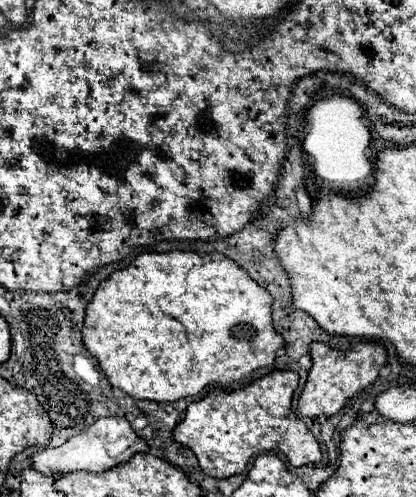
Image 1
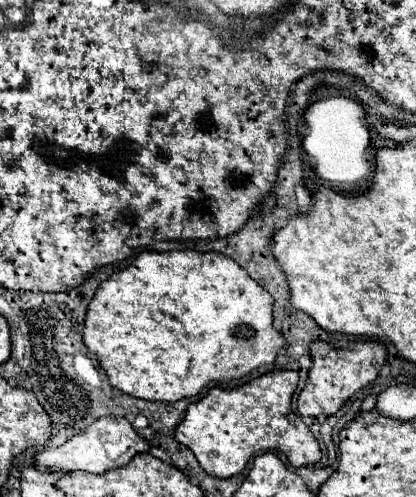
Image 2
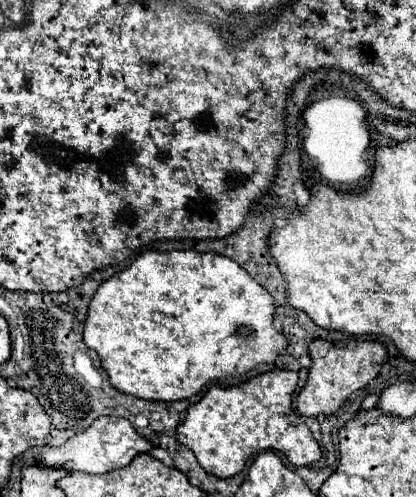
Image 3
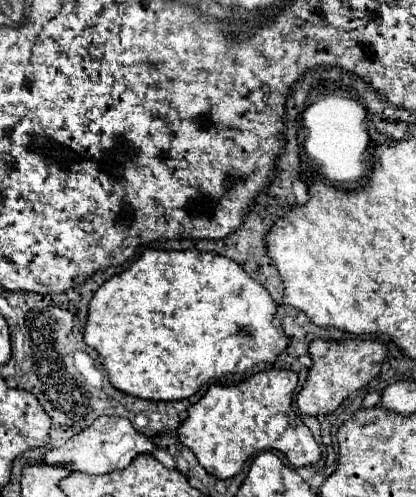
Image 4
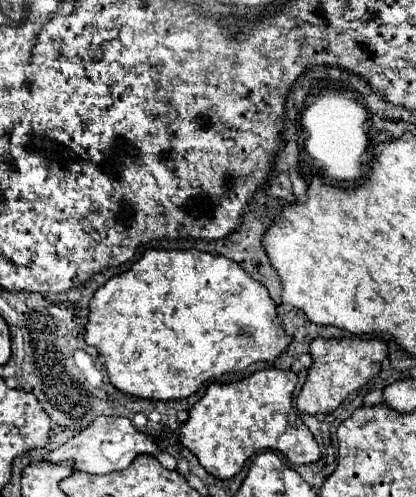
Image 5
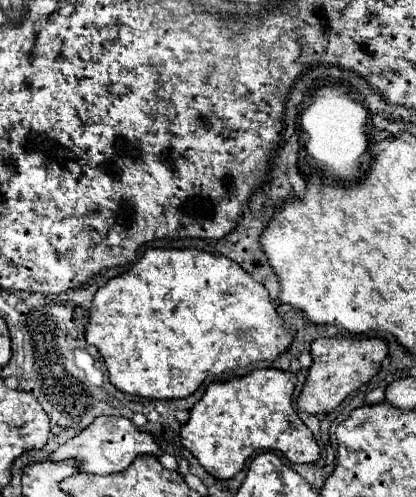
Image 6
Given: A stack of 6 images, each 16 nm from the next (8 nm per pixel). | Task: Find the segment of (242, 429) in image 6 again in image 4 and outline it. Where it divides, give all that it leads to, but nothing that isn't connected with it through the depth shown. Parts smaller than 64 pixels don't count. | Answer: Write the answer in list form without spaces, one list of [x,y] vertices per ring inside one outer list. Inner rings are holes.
[[[272,368],[272,370],[258,372],[238,384],[230,384],[230,386],[212,384],[206,390],[206,394],[194,406],[190,406],[188,418],[182,422],[182,426],[178,430],[178,438],[186,448],[190,448],[194,452],[200,466],[204,466],[204,470],[208,474],[212,474],[220,480],[236,476],[244,468],[244,462],[252,454],[258,454],[262,450],[282,452],[290,460],[292,466],[314,464],[320,460],[320,446],[314,440],[308,426],[302,422],[302,418],[292,408],[292,392],[296,388],[296,382],[298,382],[298,376],[294,372]]]

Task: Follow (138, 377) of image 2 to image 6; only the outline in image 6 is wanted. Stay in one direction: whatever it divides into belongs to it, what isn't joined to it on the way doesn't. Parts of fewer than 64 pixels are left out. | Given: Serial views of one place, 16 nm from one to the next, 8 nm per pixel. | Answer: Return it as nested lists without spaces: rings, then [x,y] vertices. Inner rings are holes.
[[[150,248],[132,270],[108,280],[94,296],[86,342],[96,346],[104,358],[110,382],[144,398],[176,400],[198,390],[206,378],[222,378],[248,362],[276,360],[294,340],[274,310],[268,290],[252,280],[236,262],[216,252],[196,248]]]

